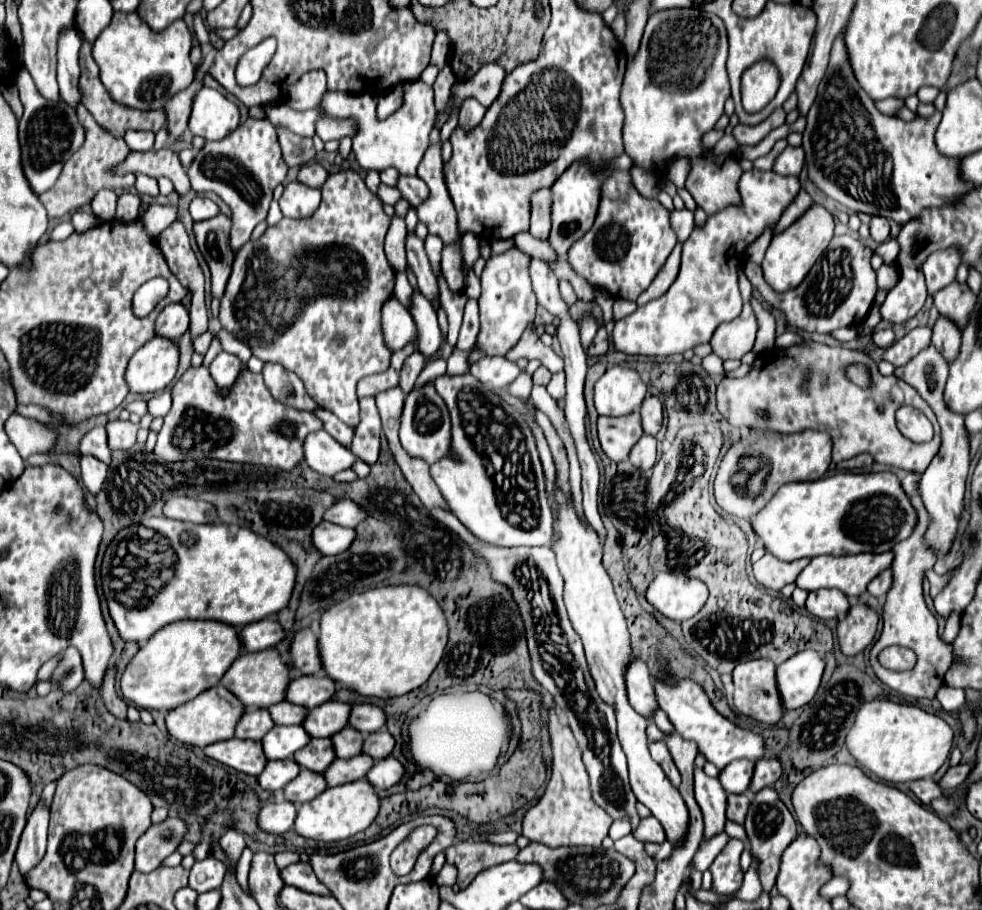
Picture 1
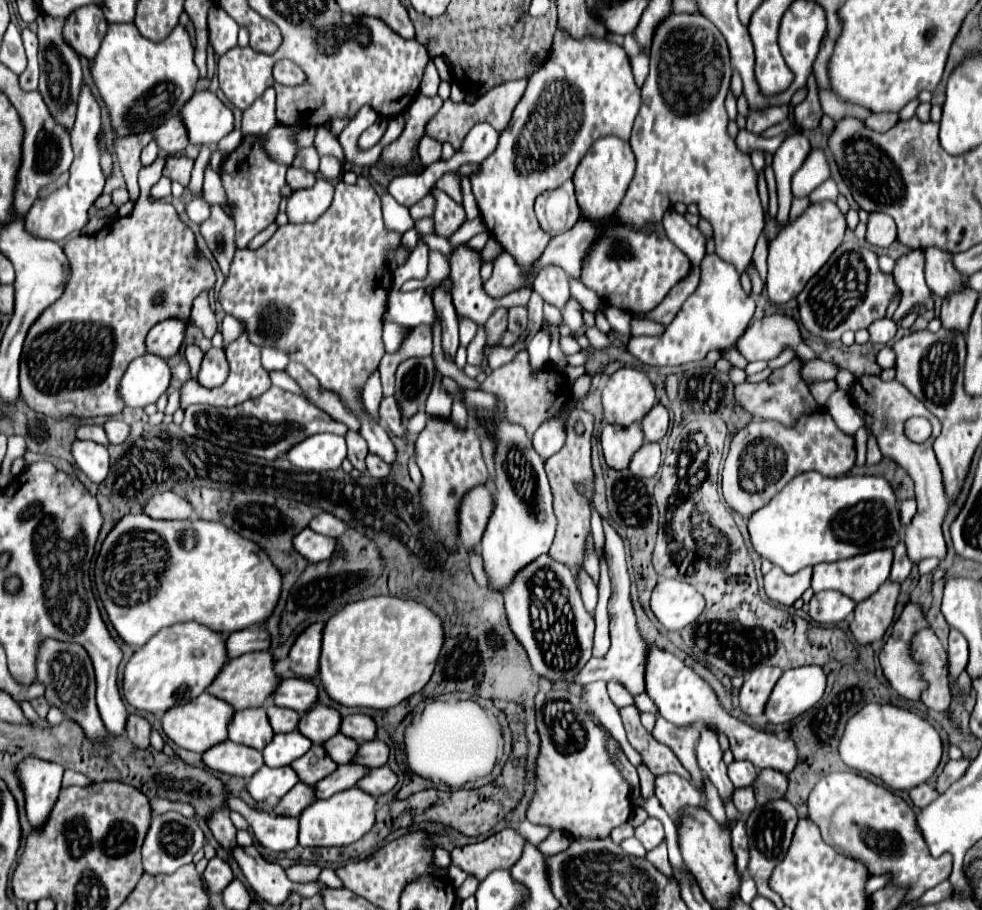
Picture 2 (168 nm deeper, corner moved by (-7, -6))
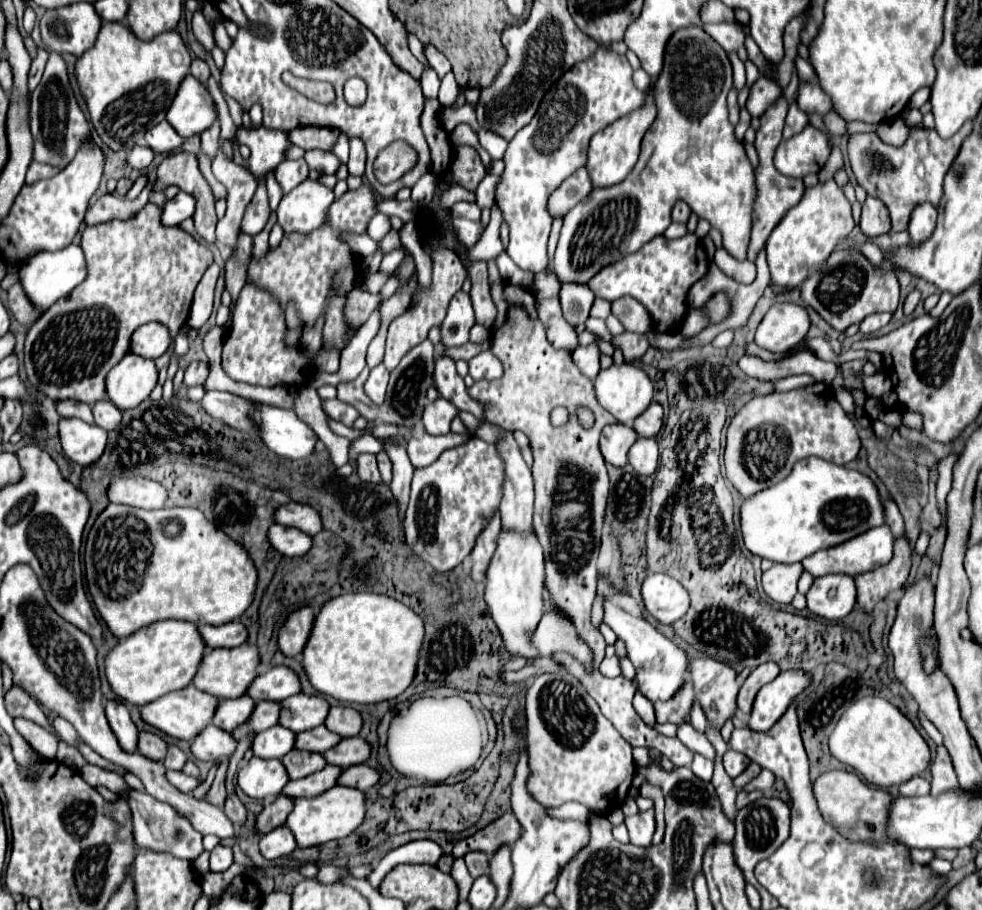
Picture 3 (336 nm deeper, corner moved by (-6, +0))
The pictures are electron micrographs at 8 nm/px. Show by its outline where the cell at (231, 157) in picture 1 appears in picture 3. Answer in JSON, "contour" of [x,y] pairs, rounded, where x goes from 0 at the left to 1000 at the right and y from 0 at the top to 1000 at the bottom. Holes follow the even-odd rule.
{"contour":[[[270,192],[264,195],[264,201],[262,201],[262,210],[249,232],[249,238],[247,238],[247,245],[245,245],[245,254],[247,256],[254,256],[254,258],[262,258],[268,254],[268,249],[272,247],[274,243],[274,221],[272,221],[272,205],[270,205]]]}

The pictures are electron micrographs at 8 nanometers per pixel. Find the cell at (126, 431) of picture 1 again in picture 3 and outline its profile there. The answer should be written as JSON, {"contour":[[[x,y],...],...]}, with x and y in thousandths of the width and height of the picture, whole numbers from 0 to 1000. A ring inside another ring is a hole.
{"contour":[[[113,441],[97,443],[95,445],[95,458],[97,458],[97,465],[107,474],[115,474],[123,465],[123,452]]]}

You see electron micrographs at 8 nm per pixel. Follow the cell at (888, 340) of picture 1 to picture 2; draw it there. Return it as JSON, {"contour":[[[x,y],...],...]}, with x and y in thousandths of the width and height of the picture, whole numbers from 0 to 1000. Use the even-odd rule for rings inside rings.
{"contour":[[[896,351],[896,353],[890,353],[886,359],[884,359],[884,366],[886,366],[886,375],[888,377],[906,377],[912,368],[912,355],[908,351]]]}

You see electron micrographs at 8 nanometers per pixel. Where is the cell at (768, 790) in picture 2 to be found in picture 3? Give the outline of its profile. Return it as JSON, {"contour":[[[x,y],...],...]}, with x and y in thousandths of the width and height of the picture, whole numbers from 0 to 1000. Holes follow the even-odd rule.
{"contour":[[[777,845],[761,865],[759,869],[783,869],[787,867],[787,860],[789,860],[789,852],[781,845]]]}

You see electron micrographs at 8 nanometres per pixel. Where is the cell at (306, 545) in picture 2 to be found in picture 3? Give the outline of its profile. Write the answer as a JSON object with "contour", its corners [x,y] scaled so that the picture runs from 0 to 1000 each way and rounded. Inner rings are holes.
{"contour":[[[274,579],[276,599],[292,612],[311,610],[317,603],[317,588],[309,588],[309,584],[300,584],[300,579]]]}

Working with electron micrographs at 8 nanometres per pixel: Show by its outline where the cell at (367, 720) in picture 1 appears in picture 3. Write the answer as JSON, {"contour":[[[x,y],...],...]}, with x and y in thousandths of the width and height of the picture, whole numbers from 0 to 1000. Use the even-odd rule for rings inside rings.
{"contour":[[[337,777],[331,797],[335,803],[347,808],[347,810],[362,810],[366,808],[368,799],[370,799],[370,790],[368,786],[359,779],[359,777]]]}

